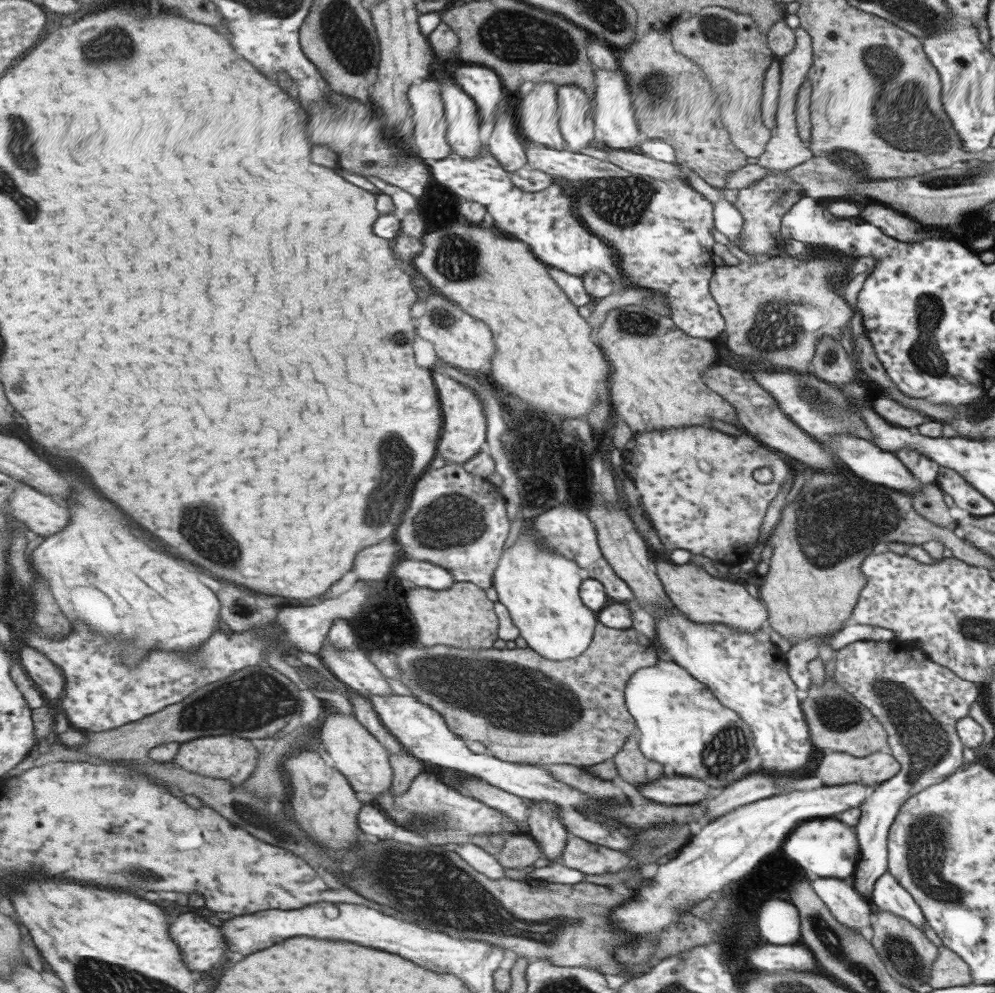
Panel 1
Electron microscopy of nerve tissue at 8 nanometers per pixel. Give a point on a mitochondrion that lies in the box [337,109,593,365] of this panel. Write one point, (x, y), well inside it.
(456, 258)

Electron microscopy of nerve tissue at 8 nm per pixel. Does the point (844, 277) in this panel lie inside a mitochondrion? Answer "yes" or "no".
no

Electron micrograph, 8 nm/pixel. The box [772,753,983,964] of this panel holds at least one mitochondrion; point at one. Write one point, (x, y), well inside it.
(927, 842)

